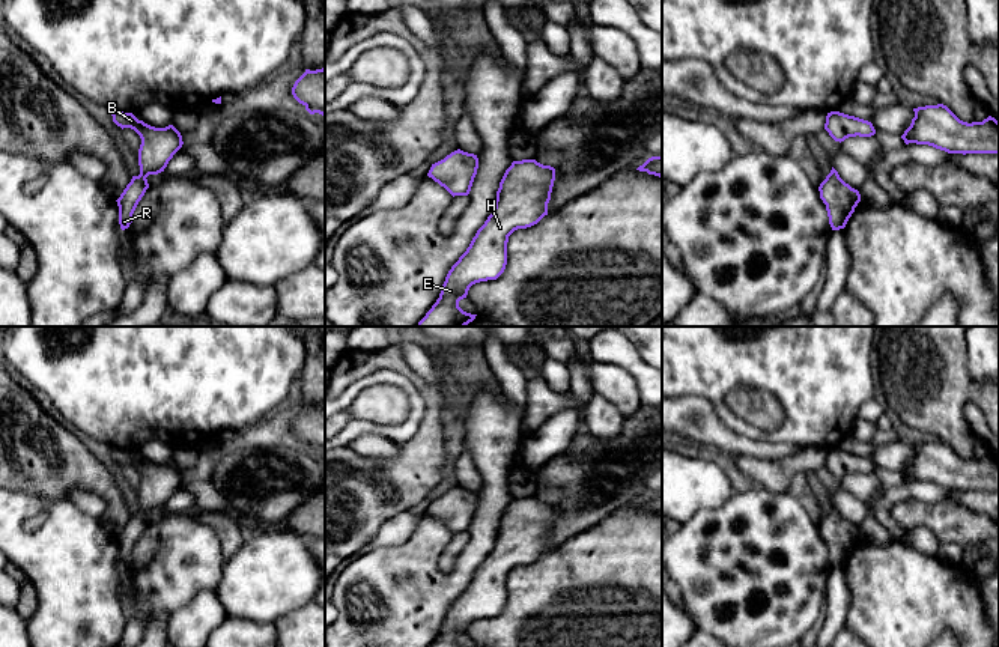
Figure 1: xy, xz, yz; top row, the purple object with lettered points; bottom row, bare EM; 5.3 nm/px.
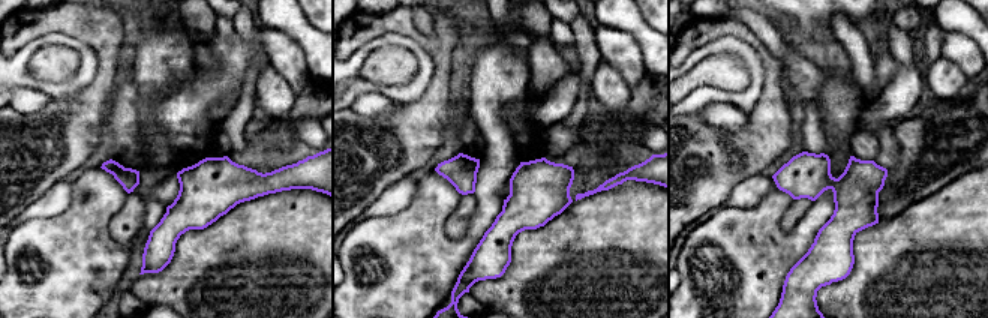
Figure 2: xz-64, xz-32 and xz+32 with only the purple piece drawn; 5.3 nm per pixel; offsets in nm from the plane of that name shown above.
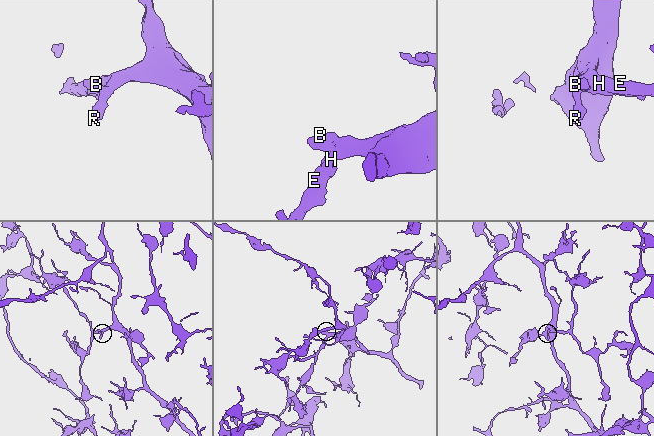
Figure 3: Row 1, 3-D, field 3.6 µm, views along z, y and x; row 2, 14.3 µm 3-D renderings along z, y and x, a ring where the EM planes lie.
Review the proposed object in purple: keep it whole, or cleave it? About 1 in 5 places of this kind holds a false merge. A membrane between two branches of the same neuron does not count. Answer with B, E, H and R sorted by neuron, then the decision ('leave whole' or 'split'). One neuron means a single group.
groups B E H R; leave whole

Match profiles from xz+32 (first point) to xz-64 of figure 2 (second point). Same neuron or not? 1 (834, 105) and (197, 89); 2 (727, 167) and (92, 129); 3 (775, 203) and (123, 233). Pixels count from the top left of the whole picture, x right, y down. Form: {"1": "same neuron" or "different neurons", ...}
{"1": "different neurons", "2": "same neuron", "3": "different neurons"}

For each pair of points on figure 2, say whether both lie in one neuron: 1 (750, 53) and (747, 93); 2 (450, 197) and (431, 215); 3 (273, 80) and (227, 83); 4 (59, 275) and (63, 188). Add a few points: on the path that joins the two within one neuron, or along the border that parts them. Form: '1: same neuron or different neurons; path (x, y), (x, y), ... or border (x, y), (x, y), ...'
1: same neuron; path (753, 63), (754, 83)
2: same neuron; path (446, 200), (435, 210)
3: different neurons; border (269, 65), (257, 78)
4: different neurons; border (75, 179), (72, 200), (65, 210), (27, 221)

